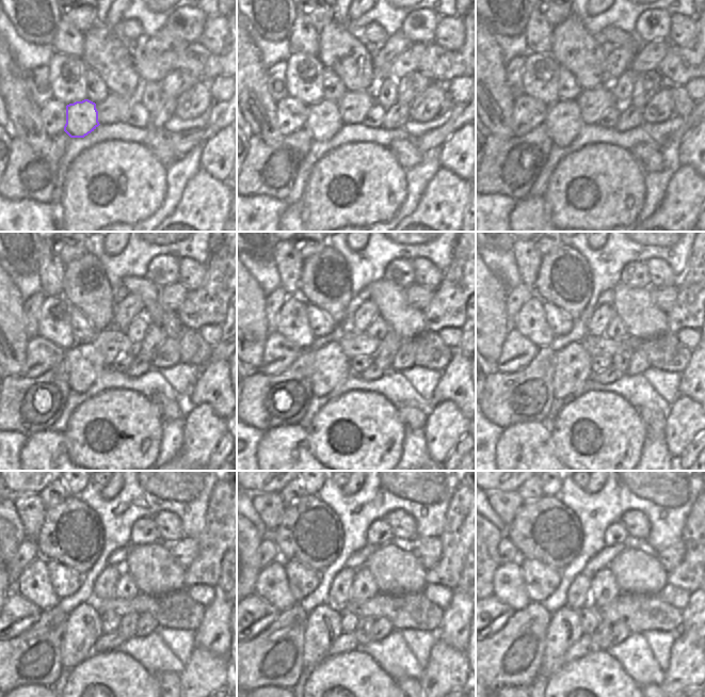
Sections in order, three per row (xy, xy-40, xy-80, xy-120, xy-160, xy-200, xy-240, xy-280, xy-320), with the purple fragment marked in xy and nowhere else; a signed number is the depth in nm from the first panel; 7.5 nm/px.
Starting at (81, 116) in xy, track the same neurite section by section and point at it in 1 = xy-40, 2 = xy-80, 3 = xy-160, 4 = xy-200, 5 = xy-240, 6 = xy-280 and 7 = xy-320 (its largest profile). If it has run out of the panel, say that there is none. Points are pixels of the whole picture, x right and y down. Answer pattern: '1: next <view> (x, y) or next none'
1: next xy-40 (323, 120)
2: next xy-80 (563, 122)
3: next xy-160 (331, 365)
4: next xy-200 (572, 364)
5: next xy-240 (83, 627)
6: next xy-280 (323, 628)
7: next xy-320 (564, 629)

